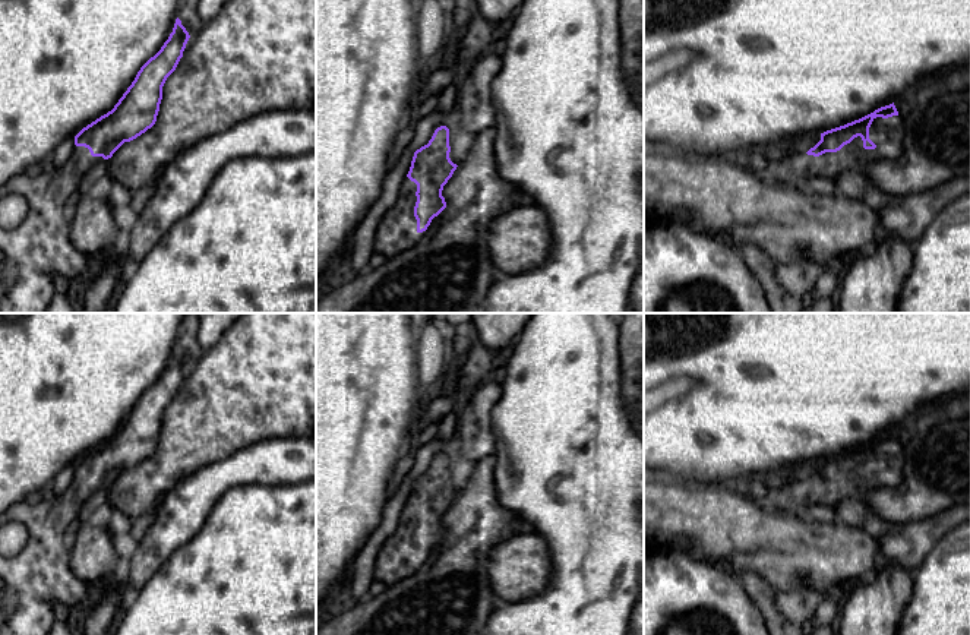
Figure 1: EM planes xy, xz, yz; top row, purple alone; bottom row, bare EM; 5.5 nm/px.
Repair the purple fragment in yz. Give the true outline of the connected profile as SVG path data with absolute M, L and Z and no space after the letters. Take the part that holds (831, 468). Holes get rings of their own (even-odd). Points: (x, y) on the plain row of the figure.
M892 430L859 448L821 461L821 468L806 481L771 490L758 503L764 511L800 516L806 516L806 508L811 505L824 505L837 511L840 509L840 503L844 497L862 500L873 489L900 483L903 471L903 452L904 449L898 443L898 439Z

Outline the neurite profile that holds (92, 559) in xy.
M83 522L70 541L70 552L70 569L86 584L104 587L124 574L124 563L114 550L107 527Z

